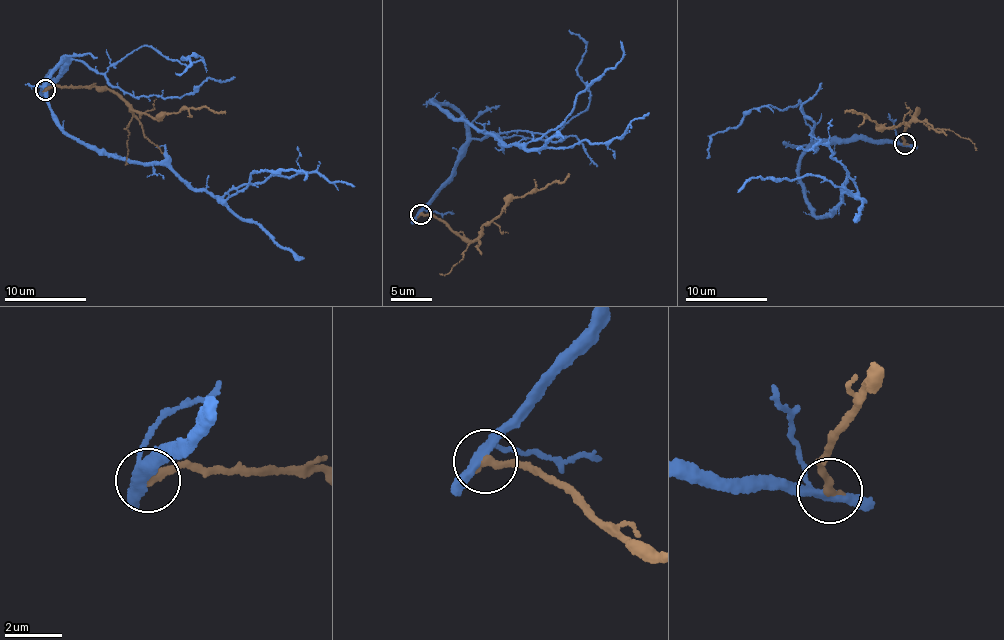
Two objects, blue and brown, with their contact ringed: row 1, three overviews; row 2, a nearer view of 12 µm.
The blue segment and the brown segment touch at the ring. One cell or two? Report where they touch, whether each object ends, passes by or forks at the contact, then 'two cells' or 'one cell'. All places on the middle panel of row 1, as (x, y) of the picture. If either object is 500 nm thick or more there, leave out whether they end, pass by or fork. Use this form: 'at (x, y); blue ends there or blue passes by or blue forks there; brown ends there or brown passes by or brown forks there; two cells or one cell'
at (421, 214); blue forks there; brown ends there; two cells

